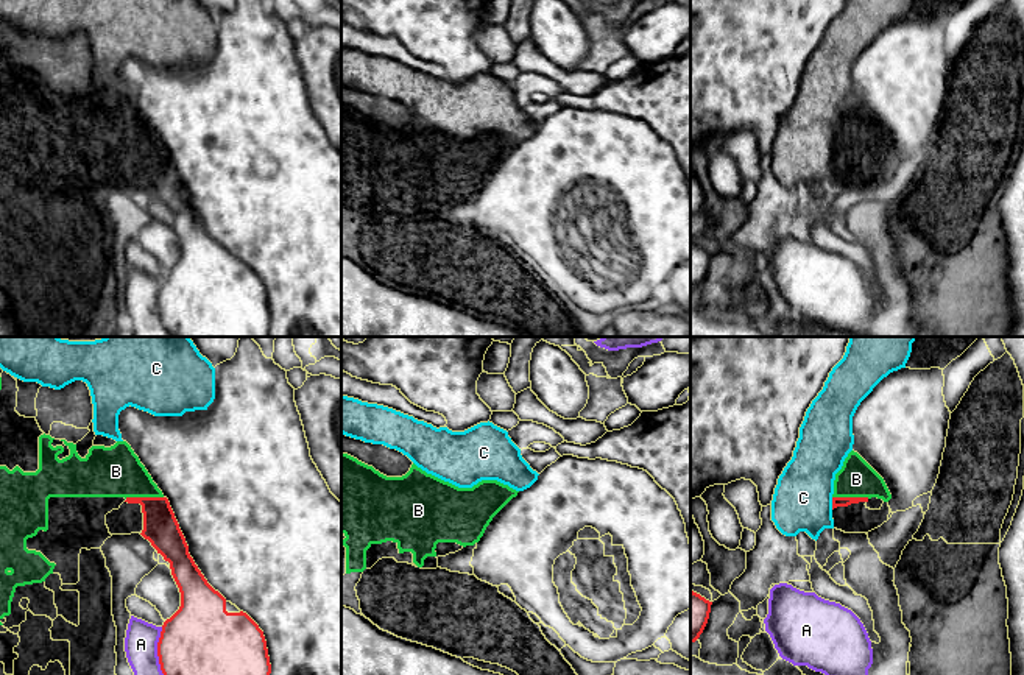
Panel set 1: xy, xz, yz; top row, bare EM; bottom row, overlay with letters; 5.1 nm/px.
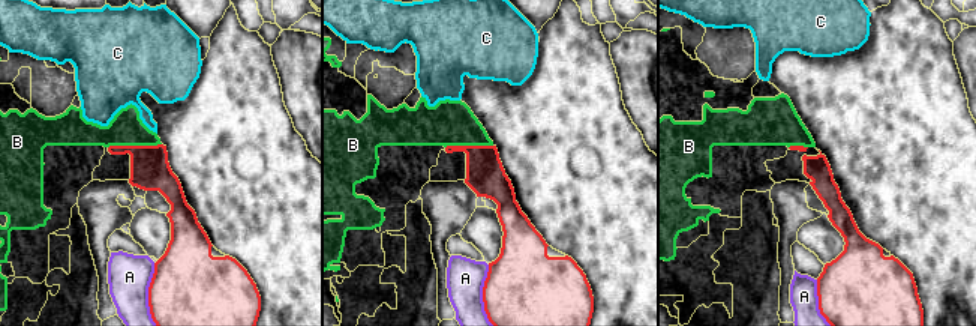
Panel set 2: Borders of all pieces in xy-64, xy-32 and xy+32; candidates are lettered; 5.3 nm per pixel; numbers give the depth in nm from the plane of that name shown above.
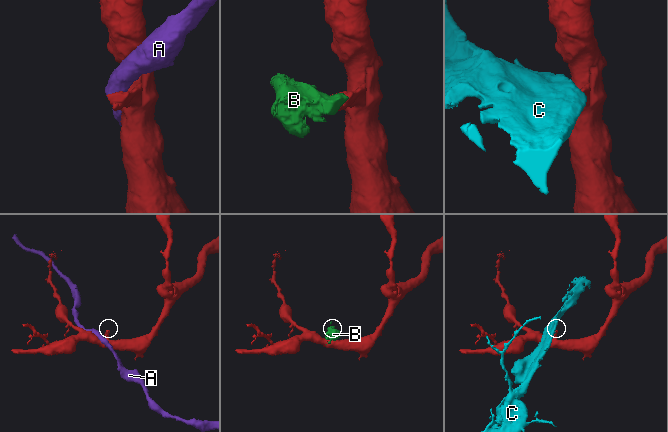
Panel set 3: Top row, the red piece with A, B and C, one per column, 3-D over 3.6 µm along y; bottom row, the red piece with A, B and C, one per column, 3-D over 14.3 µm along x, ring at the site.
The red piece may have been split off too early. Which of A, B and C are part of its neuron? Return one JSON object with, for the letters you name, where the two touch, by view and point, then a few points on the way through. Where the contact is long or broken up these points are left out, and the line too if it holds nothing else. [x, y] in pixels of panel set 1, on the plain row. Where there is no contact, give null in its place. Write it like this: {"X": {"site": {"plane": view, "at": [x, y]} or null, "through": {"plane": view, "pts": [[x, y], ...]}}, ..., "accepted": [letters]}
{"accepted": []}

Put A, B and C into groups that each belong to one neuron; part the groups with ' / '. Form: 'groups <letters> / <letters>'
groups A / B / C

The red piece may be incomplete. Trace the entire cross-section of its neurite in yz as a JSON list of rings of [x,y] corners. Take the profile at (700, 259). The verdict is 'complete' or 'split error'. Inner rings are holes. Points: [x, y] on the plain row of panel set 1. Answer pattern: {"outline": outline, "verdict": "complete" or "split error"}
{"outline": [[[690,240],[690,295],[695,293],[703,284],[712,253]]], "verdict": "complete"}

